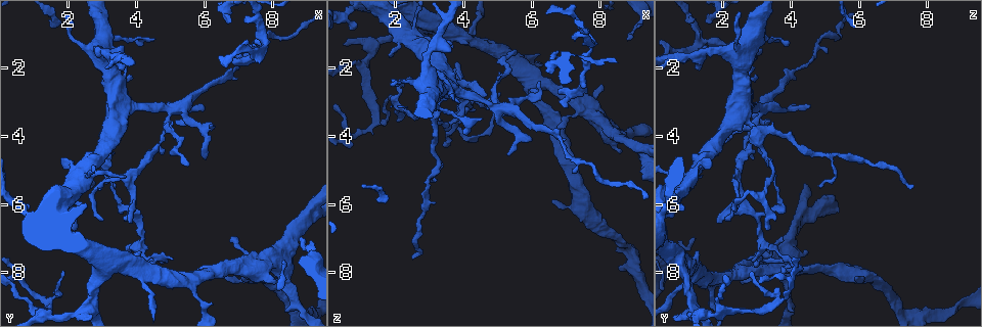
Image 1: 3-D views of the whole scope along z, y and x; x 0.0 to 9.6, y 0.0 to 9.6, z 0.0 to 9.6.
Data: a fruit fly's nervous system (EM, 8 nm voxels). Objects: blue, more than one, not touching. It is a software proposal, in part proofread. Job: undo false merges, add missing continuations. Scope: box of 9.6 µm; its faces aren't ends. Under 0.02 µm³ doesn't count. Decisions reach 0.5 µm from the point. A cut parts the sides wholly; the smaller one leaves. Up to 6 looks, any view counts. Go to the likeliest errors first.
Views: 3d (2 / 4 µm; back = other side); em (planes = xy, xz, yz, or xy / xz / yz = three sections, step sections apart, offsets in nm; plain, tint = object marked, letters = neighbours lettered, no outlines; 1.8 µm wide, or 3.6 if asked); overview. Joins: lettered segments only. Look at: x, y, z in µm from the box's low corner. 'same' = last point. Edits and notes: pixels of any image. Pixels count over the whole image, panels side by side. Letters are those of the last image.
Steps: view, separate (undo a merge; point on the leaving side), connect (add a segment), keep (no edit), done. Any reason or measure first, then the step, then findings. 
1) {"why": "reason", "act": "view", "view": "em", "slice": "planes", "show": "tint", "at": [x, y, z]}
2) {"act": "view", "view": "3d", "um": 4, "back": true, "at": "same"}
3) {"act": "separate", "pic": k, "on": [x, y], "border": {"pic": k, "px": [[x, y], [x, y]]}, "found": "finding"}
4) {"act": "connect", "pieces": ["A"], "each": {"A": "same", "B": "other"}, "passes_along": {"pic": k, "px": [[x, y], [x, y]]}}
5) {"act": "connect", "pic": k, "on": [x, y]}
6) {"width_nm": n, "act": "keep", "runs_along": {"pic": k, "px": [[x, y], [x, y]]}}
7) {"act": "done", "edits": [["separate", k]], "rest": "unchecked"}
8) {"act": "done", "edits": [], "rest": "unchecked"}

{"why": "an open end", "act": "view", "view": "em", "slice": "planes", "show": "letters", "at": [7.10, 1.50, 3.15]}

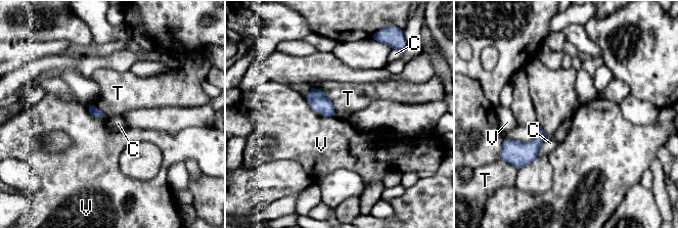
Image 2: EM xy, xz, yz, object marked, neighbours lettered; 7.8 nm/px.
{"longest_contact_nm": ["T", 280], "act": "keep", "each": {"C": "other", "T": "other", "V": "other"}, "border": {"pic": 2, "px": [[311, 87], [330, 101], [333, 115]]}, "found": "none of them fits"}

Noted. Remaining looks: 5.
{"why": "sharp bend", "act": "view", "view": "3d", "um": 4, "at": [5.00, 3.15, 3.25]}

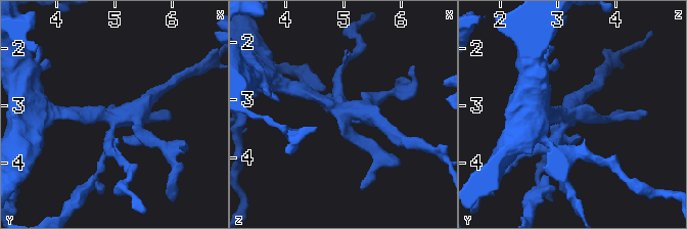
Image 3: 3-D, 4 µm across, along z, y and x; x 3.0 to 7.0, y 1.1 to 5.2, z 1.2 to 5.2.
{"why": "need the tissue", "act": "view", "view": "em", "slice": "planes", "show": "letters", "at": [5.00, 3.15, 3.15]}

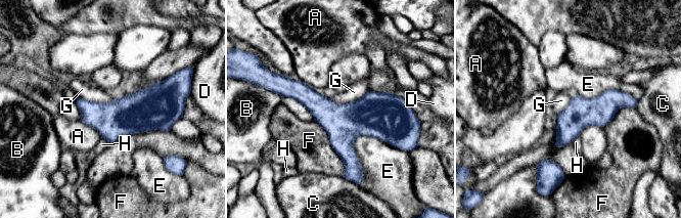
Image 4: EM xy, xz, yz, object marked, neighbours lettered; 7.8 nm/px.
{"width_nm": 240, "act": "keep", "each": {"A": "other", "B": "other", "C": "other", "D": "other", "E": "other", "F": "other", "G": "other", "H": "other"}, "runs_along": {"pic": 4, "px": [[282, 91], [326, 113], [402, 104]]}, "found": "all the same neuron"}

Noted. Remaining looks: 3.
{"why": "an open end", "act": "view", "view": "em", "slice": "planes", "show": "letters", "at": [5.95, 4.70, 2.95]}

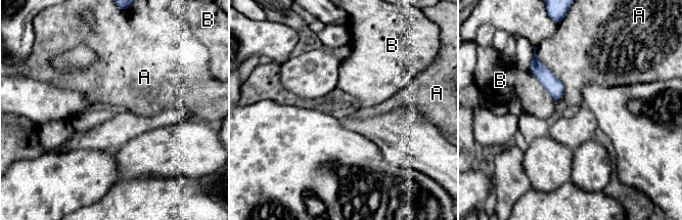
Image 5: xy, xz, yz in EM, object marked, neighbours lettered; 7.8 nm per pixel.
{"act": "keep", "each": {"A": "other", "B": "other"}, "border": {"pic": 5, "px": [[536, 48], [562, 84], [557, 100]]}, "found": "no lettered segment goes on from it"}

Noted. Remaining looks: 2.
{"act": "done", "edits": [], "rest": "unchecked"}

